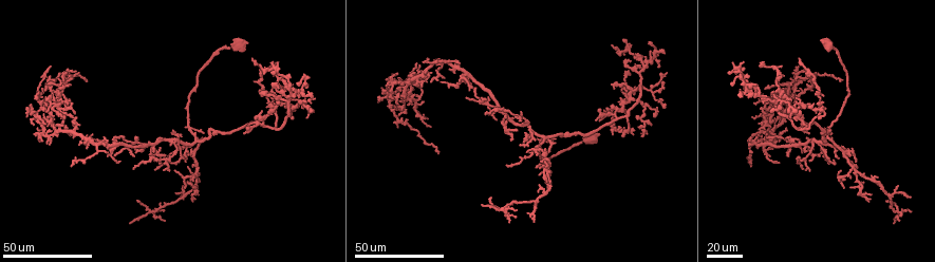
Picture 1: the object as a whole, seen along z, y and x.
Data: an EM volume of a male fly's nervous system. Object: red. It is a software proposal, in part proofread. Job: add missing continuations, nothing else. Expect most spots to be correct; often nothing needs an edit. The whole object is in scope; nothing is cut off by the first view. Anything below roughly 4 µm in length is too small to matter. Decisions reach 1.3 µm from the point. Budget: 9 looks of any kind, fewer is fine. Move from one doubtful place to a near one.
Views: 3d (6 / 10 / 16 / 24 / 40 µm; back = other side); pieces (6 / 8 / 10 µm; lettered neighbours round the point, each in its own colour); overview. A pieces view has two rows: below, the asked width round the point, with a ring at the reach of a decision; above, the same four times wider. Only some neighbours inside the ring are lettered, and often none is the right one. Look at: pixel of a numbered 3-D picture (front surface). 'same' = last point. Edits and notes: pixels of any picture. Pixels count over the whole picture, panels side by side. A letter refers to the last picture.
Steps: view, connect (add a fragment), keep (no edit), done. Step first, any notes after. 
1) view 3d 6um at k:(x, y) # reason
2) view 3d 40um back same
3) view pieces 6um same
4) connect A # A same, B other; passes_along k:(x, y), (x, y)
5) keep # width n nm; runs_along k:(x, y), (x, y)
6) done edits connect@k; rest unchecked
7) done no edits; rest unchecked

view 3d 24um at 1:(157, 163) # tapers out

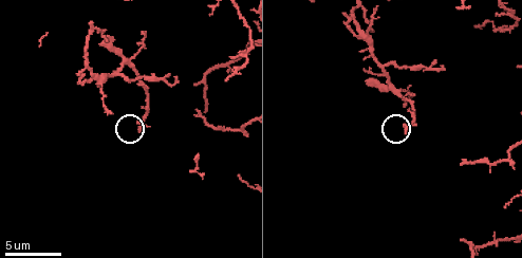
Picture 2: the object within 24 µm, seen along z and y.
view pieces 10um at 2:(137, 131) # what lies round it

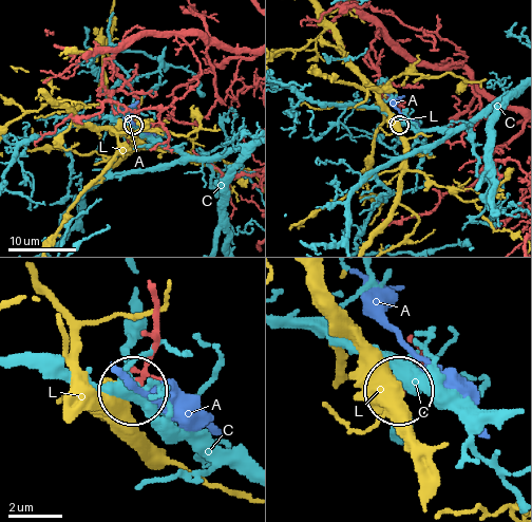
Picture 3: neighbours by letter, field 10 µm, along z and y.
keep # width 120 nm; A other, C other, L other; no lettered fragment goes on from it

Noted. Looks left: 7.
view pieces 8um at 2:(198, 108) # end of a long branch

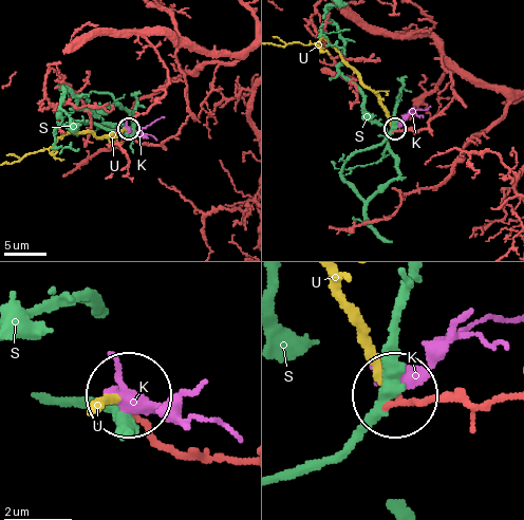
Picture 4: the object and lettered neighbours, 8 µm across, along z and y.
keep # K other, S other, U other; runs_along 4:(444, 68), (452, 80), (452, 100), (426, 128), (395, 129); no lettered fragment goes on from it

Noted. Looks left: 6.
view 3d 40um at 1:(506, 164)

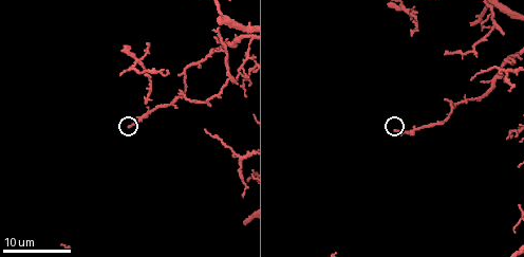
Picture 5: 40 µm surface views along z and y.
view pieces 8um at 5:(396, 129)

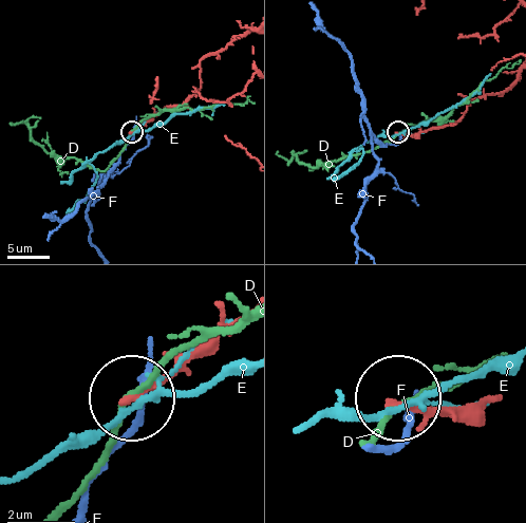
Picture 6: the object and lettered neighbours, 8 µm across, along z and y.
keep # D other, E other, F other; runs_along 6:(469, 407), (404, 404); no lettered fragment goes on from it

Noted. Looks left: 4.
view 3d 24um at 1:(62, 89) # long arm stops here

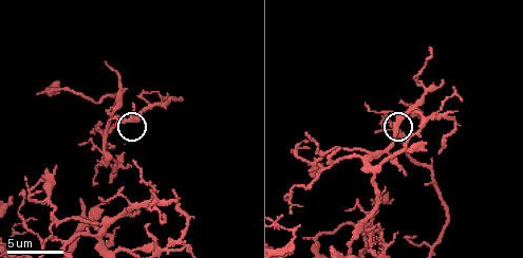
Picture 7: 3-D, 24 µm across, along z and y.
view pieces 10um at 7:(116, 125)

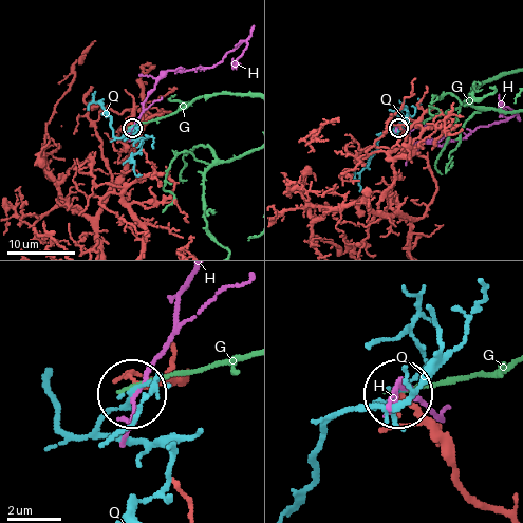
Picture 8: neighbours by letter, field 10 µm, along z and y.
keep # width 220 nm; G other, H other, Q other; runs_along 8:(487, 509), (462, 484), (446, 443), (400, 397); none of them fits

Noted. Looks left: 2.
done no edits; rest unchecked

